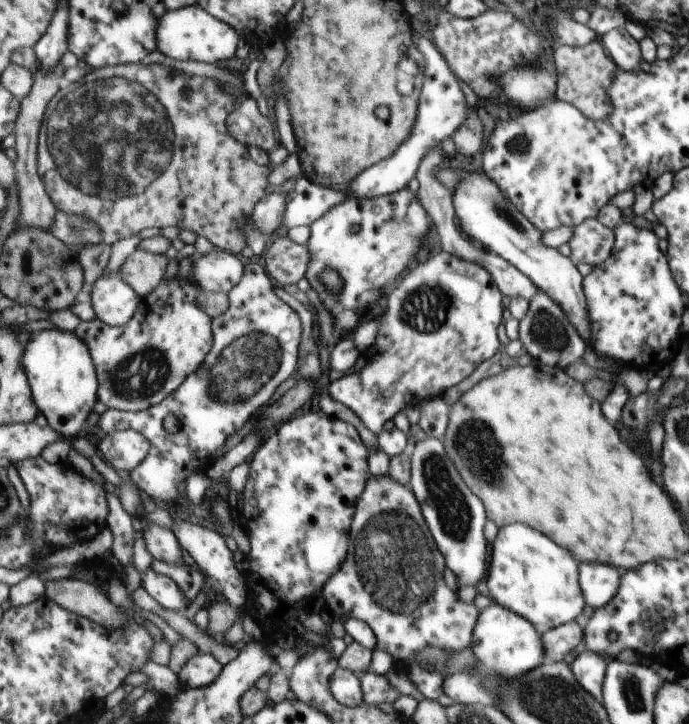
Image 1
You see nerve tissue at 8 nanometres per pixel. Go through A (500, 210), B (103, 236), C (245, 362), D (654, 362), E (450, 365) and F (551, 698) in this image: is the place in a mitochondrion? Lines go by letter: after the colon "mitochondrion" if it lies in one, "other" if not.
A: mitochondrion
B: other
C: mitochondrion
D: other
E: other
F: mitochondrion

